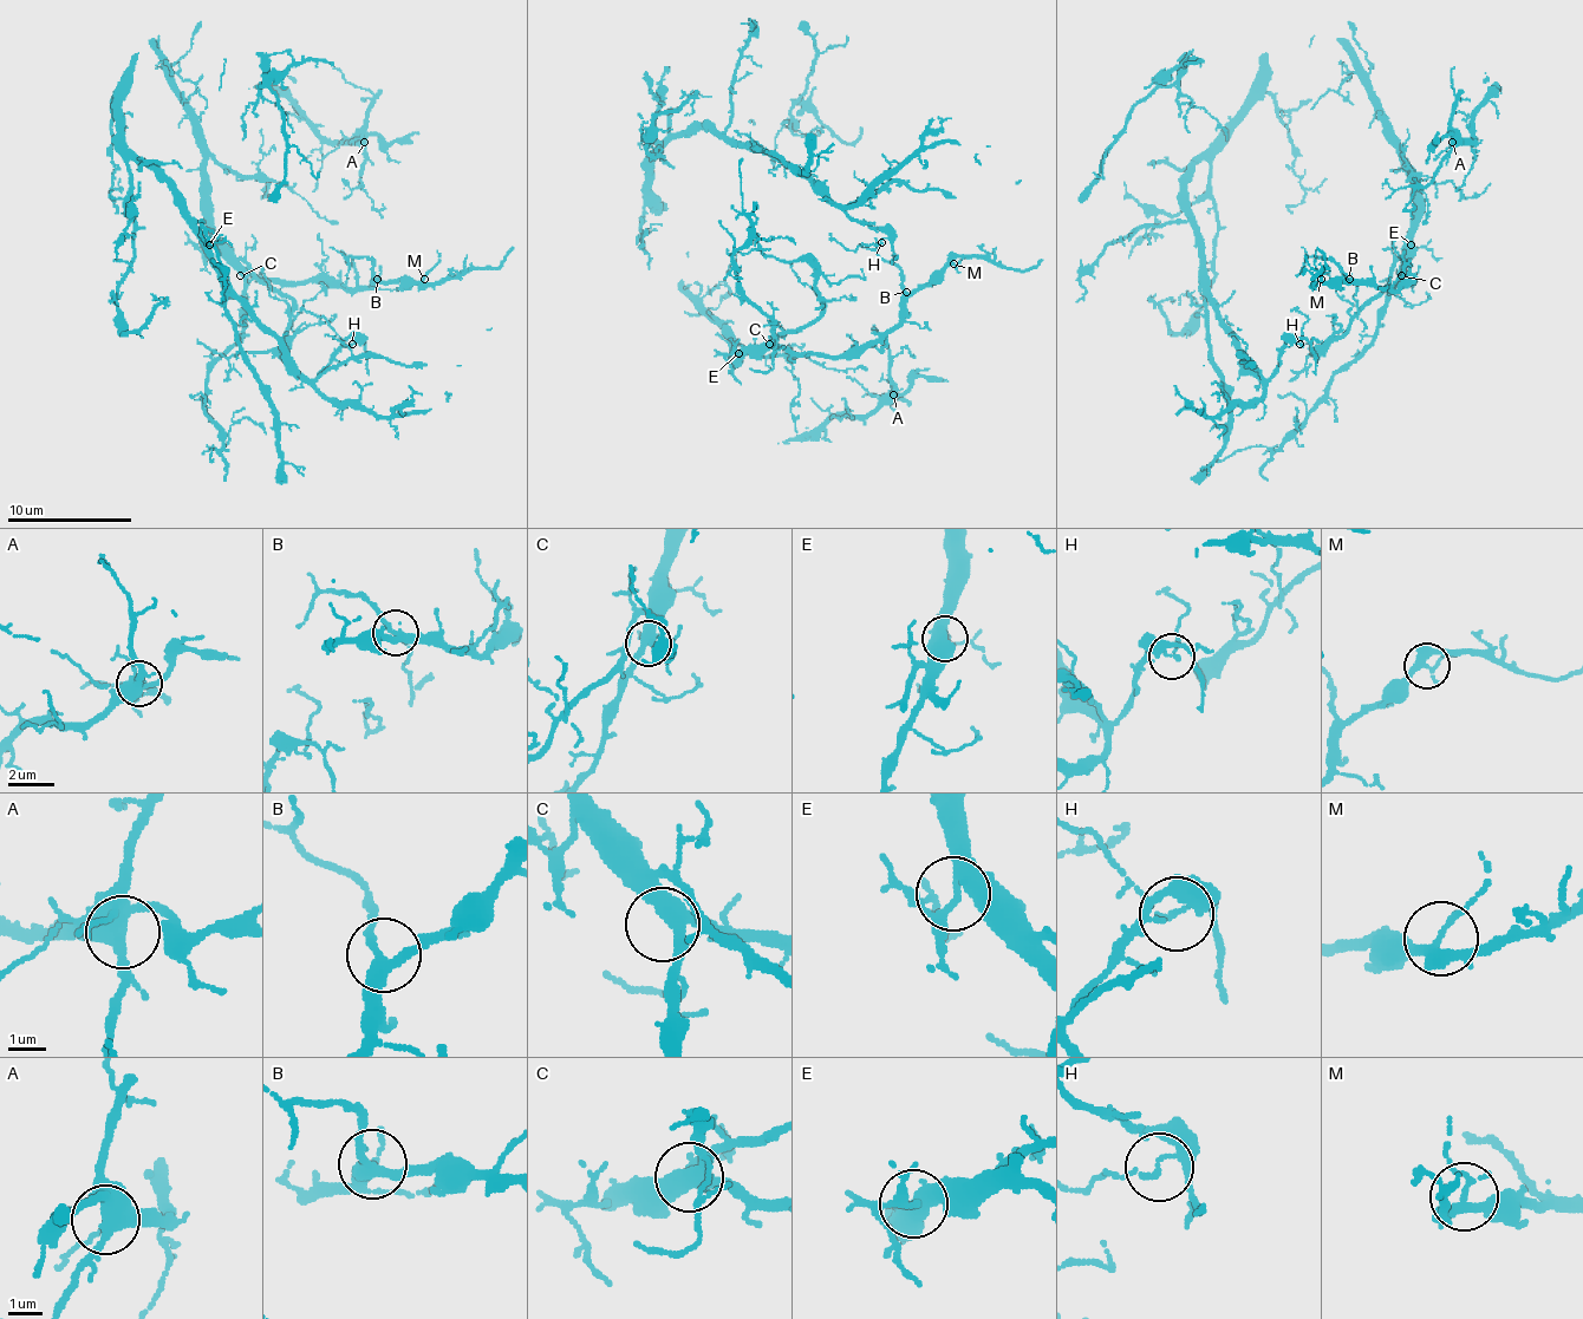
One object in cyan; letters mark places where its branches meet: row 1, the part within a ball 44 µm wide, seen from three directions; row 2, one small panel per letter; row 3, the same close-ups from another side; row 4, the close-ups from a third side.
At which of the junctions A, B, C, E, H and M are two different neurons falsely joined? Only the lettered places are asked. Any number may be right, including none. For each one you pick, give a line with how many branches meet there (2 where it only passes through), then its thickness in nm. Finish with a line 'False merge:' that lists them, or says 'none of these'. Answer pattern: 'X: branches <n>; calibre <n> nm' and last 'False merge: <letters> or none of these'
False merge: none of these

